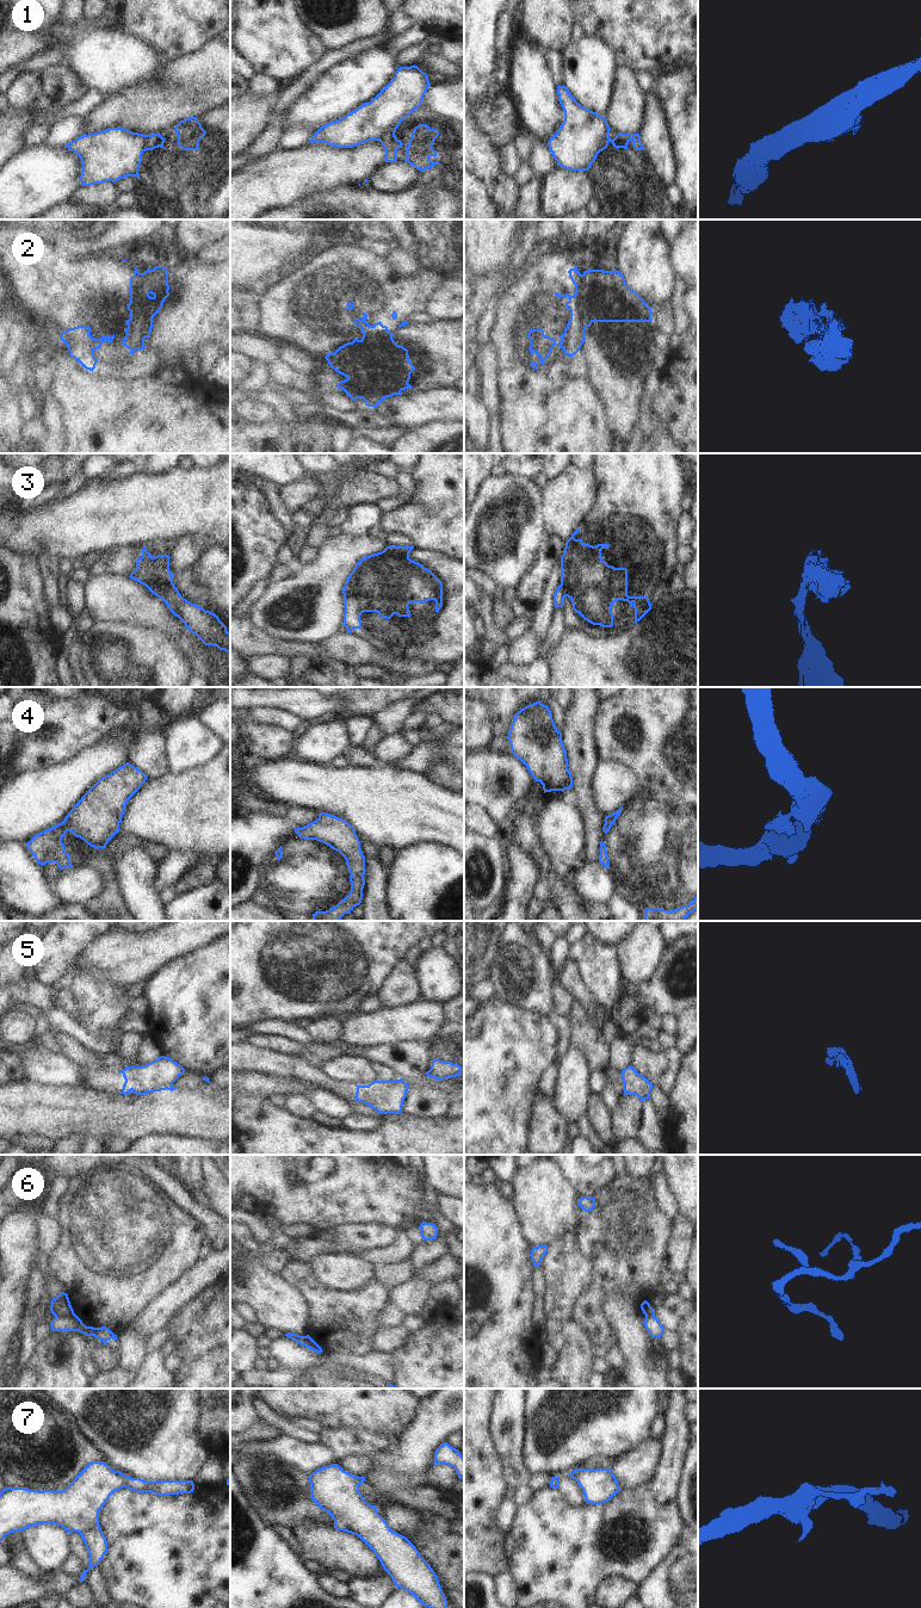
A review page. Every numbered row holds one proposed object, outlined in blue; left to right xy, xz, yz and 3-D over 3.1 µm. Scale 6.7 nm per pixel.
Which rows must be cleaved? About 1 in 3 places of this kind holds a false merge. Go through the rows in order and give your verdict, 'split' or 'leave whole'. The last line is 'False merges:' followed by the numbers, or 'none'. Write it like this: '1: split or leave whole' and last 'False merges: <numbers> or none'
1: split
2: split
3: split
4: split
5: leave whole
6: split
7: leave whole
False merges: 1, 2, 3, 4, 6

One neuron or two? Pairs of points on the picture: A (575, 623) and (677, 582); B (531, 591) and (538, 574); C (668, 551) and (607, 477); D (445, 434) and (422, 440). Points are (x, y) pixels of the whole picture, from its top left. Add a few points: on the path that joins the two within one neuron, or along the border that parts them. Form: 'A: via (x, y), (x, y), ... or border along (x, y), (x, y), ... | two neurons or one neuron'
A: border along (675, 574), (669, 583), (669, 591) | two neurons
B: via (532, 587), (536, 577) | one neuron
C: via (650, 533), (636, 519), (636, 506), (625, 495) | one neuron
D: via (439, 440), (428, 440) | one neuron

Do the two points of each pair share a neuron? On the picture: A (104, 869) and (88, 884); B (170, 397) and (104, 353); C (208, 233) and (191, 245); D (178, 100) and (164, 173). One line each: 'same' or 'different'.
A: different
B: different
C: same
D: different

